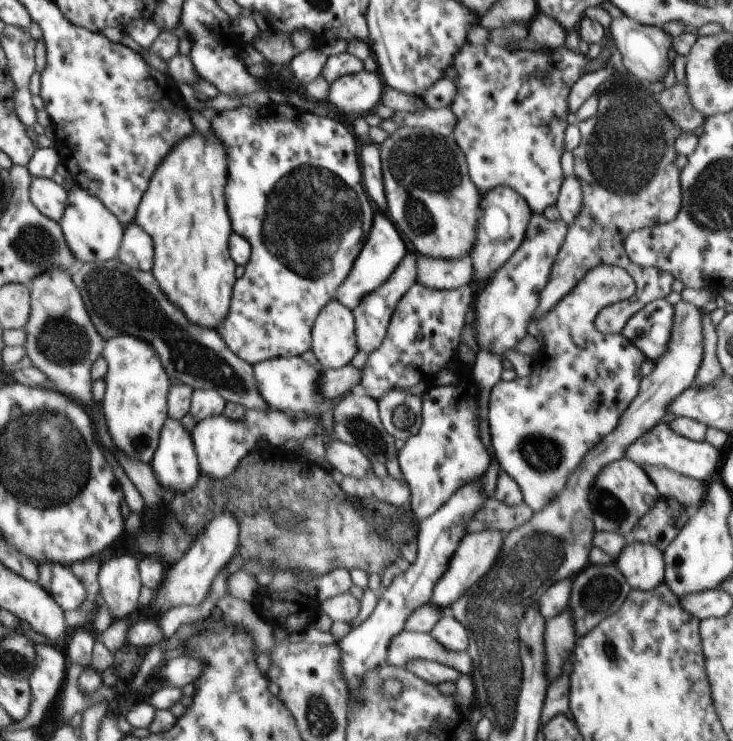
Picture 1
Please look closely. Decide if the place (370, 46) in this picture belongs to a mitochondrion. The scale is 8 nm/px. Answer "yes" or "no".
no

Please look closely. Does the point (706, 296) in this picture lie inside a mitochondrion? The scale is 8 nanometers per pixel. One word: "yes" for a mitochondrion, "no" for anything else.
no

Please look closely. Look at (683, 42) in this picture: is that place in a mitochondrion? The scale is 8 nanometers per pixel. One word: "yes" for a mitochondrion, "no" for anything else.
no

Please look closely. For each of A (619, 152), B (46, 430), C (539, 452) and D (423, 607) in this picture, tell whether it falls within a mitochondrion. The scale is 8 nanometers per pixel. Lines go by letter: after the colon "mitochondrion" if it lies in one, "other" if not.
A: mitochondrion
B: mitochondrion
C: mitochondrion
D: other

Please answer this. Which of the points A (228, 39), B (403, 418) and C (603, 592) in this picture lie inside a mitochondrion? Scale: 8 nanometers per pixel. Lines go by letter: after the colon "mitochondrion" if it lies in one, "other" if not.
A: other
B: mitochondrion
C: mitochondrion

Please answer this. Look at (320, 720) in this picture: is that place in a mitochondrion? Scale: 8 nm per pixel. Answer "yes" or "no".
yes

